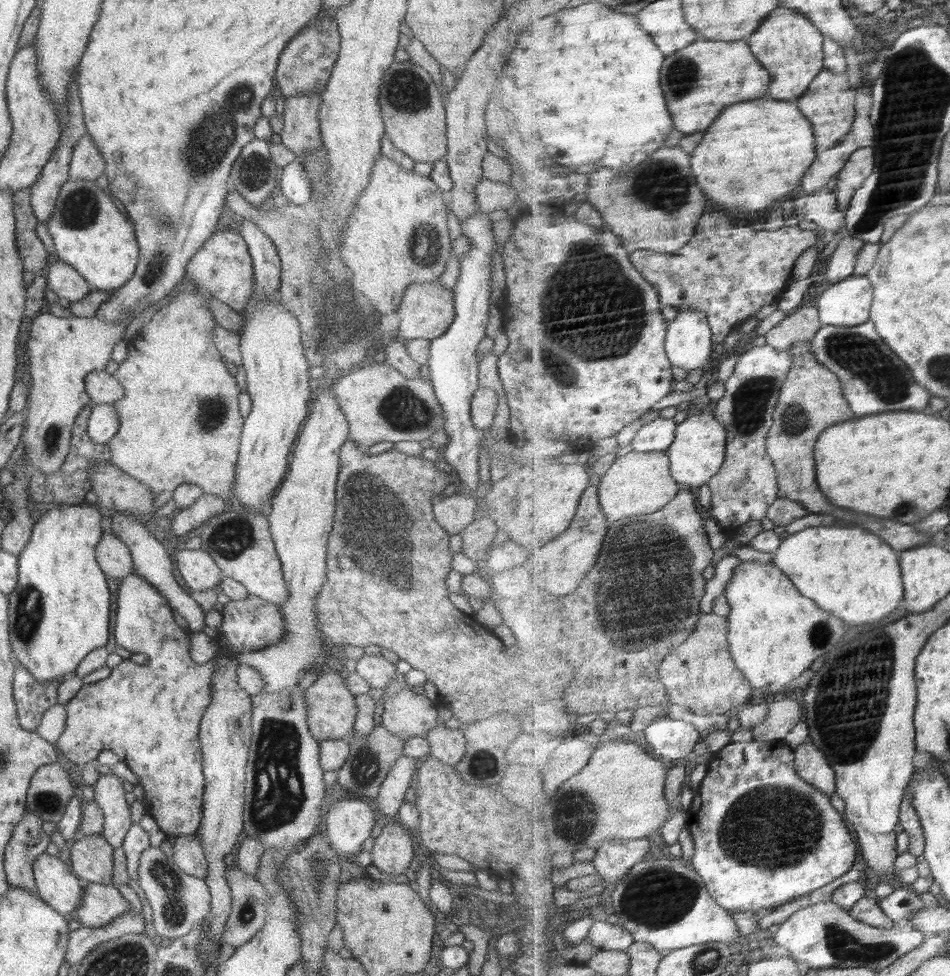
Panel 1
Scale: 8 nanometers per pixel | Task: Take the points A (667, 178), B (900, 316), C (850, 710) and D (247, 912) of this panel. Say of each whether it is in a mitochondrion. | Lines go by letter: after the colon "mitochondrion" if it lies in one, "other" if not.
A: mitochondrion
B: other
C: mitochondrion
D: mitochondrion

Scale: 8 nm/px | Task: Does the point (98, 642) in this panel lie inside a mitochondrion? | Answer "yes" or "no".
no

